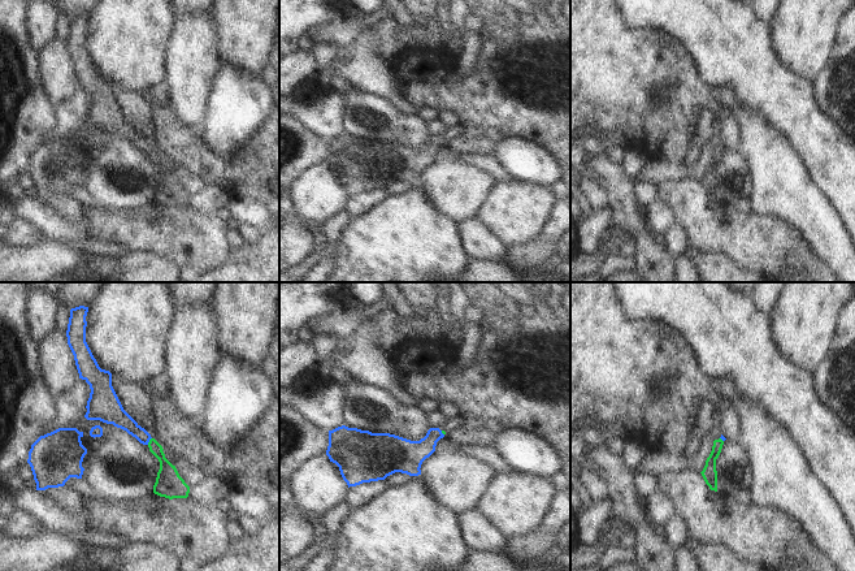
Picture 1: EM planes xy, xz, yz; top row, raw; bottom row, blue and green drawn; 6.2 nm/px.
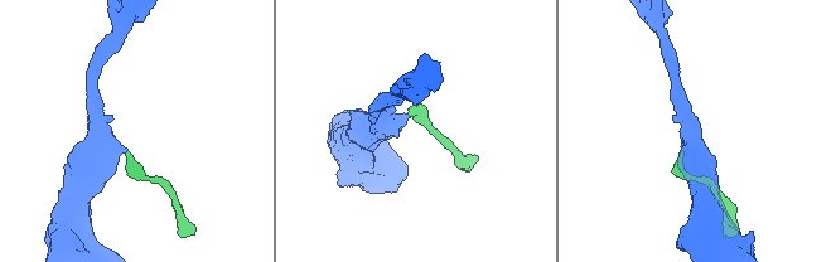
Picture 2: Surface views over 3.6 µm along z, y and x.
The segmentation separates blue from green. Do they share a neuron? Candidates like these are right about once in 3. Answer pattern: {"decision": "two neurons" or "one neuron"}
{"decision": "one neuron"}

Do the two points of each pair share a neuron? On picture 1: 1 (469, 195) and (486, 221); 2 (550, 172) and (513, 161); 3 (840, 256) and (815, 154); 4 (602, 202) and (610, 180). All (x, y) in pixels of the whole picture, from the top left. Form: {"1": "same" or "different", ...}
{"1": "different", "2": "same", "3": "different", "4": "different"}

